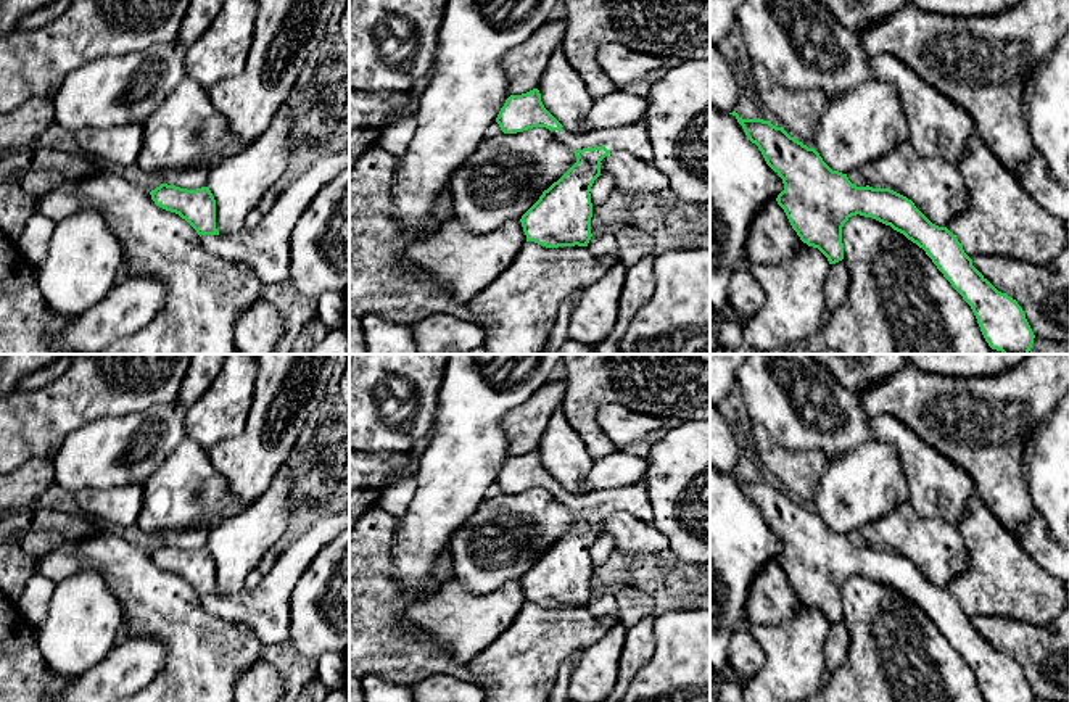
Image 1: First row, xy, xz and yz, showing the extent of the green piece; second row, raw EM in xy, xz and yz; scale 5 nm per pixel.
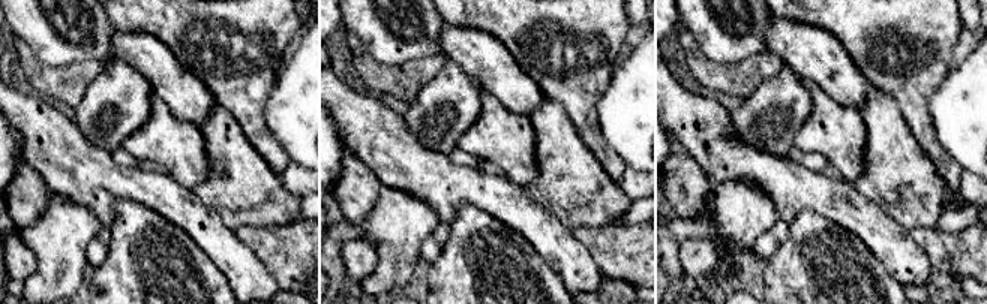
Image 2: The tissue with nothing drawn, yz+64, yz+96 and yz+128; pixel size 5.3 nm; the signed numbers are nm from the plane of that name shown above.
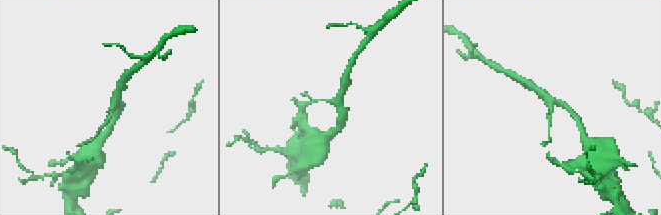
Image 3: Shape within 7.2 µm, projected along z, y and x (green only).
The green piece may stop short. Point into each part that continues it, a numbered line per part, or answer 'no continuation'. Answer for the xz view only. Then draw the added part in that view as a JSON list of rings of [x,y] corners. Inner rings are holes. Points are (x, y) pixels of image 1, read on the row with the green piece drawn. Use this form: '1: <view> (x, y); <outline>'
1: xz (635, 139); [[[644,121],[586,134],[573,134],[565,127],[551,132],[570,150],[605,147],[610,153],[625,150],[642,161],[654,161],[650,135]]]

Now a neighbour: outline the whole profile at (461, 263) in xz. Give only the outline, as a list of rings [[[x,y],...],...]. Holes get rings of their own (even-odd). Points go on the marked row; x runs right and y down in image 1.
[[[449,219],[425,240],[409,245],[404,262],[467,304],[512,264],[525,242],[520,219],[486,233],[472,233],[460,221]]]

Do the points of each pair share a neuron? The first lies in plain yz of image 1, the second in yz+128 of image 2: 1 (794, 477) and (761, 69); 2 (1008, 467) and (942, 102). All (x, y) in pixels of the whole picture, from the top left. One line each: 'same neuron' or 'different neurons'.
1: same neuron
2: different neurons

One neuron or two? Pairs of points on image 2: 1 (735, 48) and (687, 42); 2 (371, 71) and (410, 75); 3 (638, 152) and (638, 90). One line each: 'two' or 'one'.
1: two
2: one
3: one

